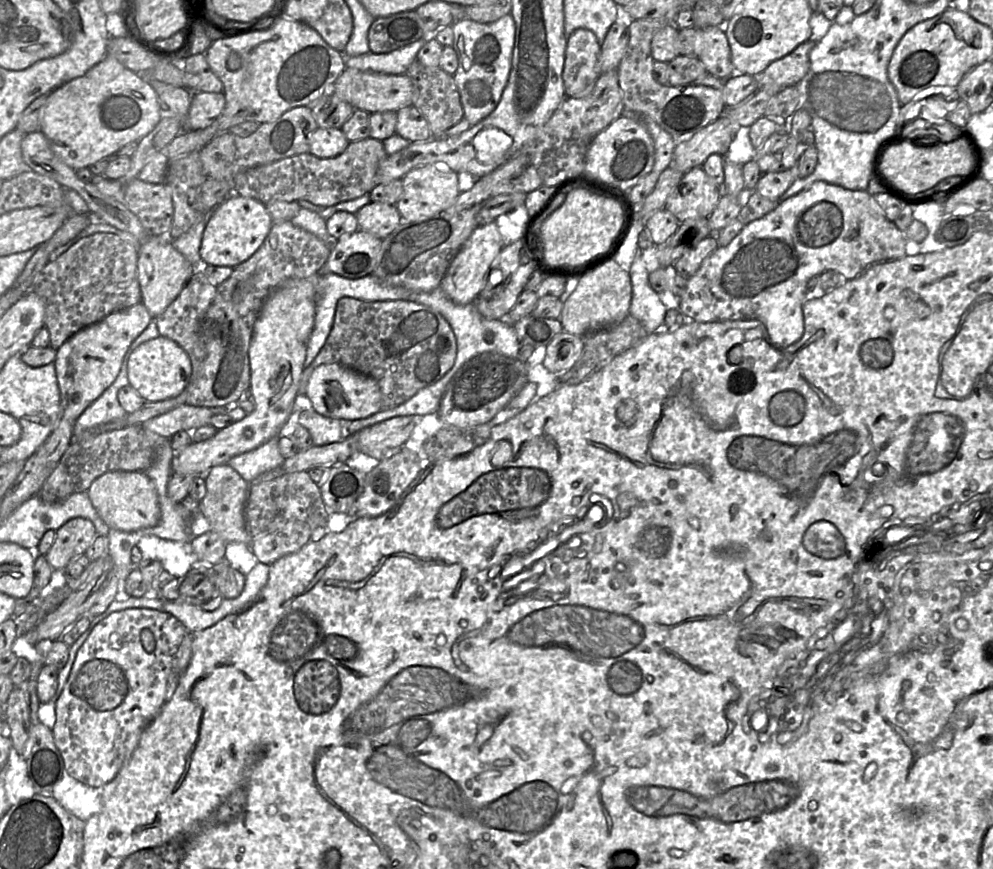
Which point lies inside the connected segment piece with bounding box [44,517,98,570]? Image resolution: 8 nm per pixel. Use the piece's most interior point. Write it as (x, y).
(73, 538)

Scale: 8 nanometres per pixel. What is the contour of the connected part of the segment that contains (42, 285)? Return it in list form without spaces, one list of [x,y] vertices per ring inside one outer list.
[[[95,233],[85,238],[80,239],[75,244],[73,244],[65,253],[59,256],[55,261],[48,262],[41,272],[35,277],[31,291],[35,292],[40,296],[45,304],[45,317],[44,317],[44,326],[48,329],[50,336],[50,347],[57,350],[59,349],[64,342],[66,342],[71,336],[80,331],[81,329],[92,325],[96,322],[99,322],[109,314],[127,309],[137,303],[141,302],[141,291],[139,282],[137,279],[137,260],[138,260],[138,251],[123,241],[119,236],[112,233]]]

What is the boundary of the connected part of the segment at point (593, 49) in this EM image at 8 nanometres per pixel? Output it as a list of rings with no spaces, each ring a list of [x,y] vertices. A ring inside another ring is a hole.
[[[580,28],[569,36],[563,69],[566,97],[580,99],[592,93],[602,74],[600,53],[601,45],[592,31]]]

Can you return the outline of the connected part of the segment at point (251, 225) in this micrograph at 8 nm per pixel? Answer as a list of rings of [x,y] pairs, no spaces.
[[[230,194],[215,207],[203,231],[200,258],[203,264],[236,267],[250,258],[269,234],[273,219],[263,203],[236,194]]]

